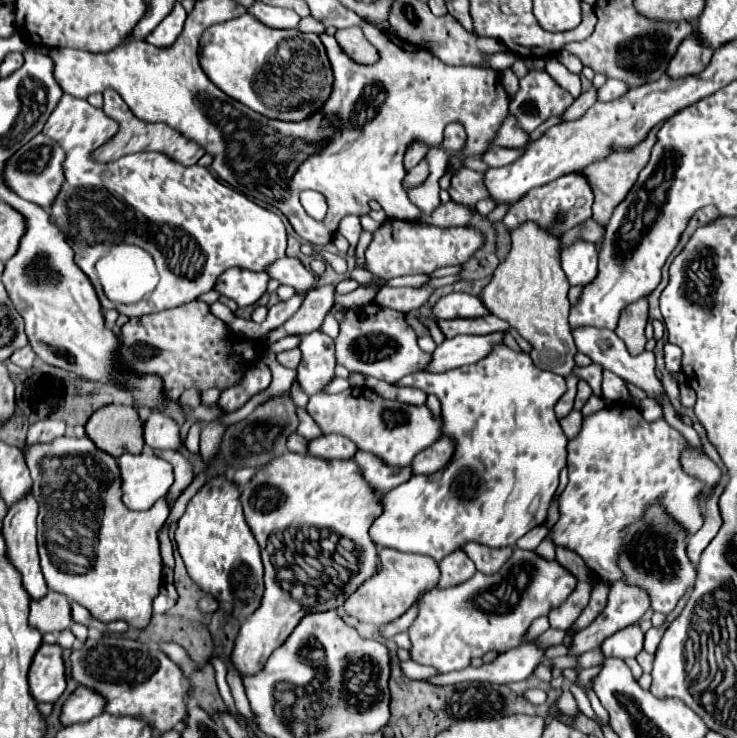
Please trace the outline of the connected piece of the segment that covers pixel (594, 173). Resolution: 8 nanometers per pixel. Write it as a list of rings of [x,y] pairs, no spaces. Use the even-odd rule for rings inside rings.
[[[664,120],[655,126],[653,132],[649,132],[649,136],[647,136],[641,144],[637,144],[637,148],[633,148],[633,150],[629,150],[629,152],[613,152],[613,154],[605,156],[603,160],[597,160],[597,162],[585,166],[583,170],[577,170],[577,172],[581,172],[581,174],[589,180],[589,186],[591,186],[591,190],[593,190],[595,202],[593,202],[593,216],[591,216],[591,218],[593,218],[599,226],[606,227],[607,224],[609,224],[611,210],[627,196],[629,188],[635,184],[639,172],[641,172],[641,170],[645,168],[645,164],[649,162],[651,148],[653,148],[653,144],[657,142],[657,132],[659,132],[666,121],[667,120]]]

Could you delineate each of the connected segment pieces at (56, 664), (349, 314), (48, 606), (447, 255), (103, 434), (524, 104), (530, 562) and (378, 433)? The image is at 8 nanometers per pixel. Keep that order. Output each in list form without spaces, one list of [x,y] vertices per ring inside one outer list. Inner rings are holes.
[[[41,644],[31,670],[29,688],[39,702],[57,702],[67,688],[63,648],[59,644]]]
[[[375,302],[347,308],[345,318],[339,324],[339,336],[333,342],[337,364],[345,366],[349,372],[375,376],[389,384],[395,384],[401,380],[401,376],[419,372],[425,368],[425,360],[429,360],[429,354],[417,346],[417,336],[415,330],[407,324],[407,316],[399,310],[391,310]]]
[[[49,592],[39,600],[31,602],[29,624],[39,632],[59,634],[71,624],[71,604],[65,594]]]
[[[387,220],[383,228],[373,232],[373,240],[365,250],[369,272],[385,280],[403,274],[427,274],[441,266],[457,266],[467,262],[477,248],[481,248],[483,236],[473,228],[433,228],[405,220]]]
[[[109,404],[93,412],[85,430],[97,448],[119,458],[123,452],[141,454],[143,424],[137,408]]]
[[[533,70],[519,80],[519,92],[509,102],[509,112],[525,132],[533,132],[549,116],[561,116],[575,100],[543,70]]]
[[[515,550],[515,554],[503,564],[503,568],[493,574],[493,576],[485,576],[481,572],[477,572],[471,580],[459,584],[459,586],[451,586],[451,588],[441,588],[441,590],[433,590],[429,594],[425,594],[419,602],[419,612],[417,618],[413,620],[413,624],[409,626],[409,640],[411,640],[411,660],[415,660],[417,664],[423,666],[431,666],[437,672],[445,674],[451,670],[463,670],[471,664],[473,658],[481,658],[487,652],[507,652],[511,648],[519,648],[527,642],[535,644],[537,648],[541,648],[543,652],[551,646],[557,646],[563,642],[565,632],[563,630],[547,630],[541,636],[537,636],[535,640],[525,640],[527,630],[531,626],[531,622],[539,616],[549,614],[553,608],[557,608],[575,588],[577,580],[571,572],[567,572],[557,560],[547,562],[543,558],[539,558],[535,552],[529,550]]]
[[[353,386],[341,394],[313,394],[305,408],[319,424],[323,434],[341,434],[357,444],[359,450],[381,456],[387,464],[411,464],[411,460],[443,434],[443,416],[435,416],[425,404],[413,406],[385,400],[365,386]]]

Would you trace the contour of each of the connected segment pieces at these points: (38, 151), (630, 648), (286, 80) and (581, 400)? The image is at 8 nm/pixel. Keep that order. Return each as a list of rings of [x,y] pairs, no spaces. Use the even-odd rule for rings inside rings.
[[[39,134],[35,136],[33,140],[29,140],[27,144],[23,144],[3,166],[3,182],[23,200],[27,202],[33,202],[45,210],[51,208],[57,192],[61,190],[61,184],[63,184],[63,162],[65,158],[65,152],[61,150],[61,146],[45,136],[45,134]]]
[[[637,624],[623,628],[605,640],[601,650],[605,656],[633,658],[643,650],[643,632]]]
[[[243,14],[241,18],[209,26],[201,36],[199,64],[207,78],[227,96],[237,98],[241,104],[263,116],[289,122],[305,120],[311,112],[315,112],[315,108],[321,108],[321,102],[329,98],[333,82],[329,60],[319,36],[305,36],[299,30],[275,30],[261,24],[251,14]]]
[[[579,380],[579,384],[577,384],[577,398],[575,398],[575,408],[577,410],[581,410],[581,406],[587,402],[587,398],[591,396],[591,388],[589,388],[589,384],[585,382],[585,380]]]

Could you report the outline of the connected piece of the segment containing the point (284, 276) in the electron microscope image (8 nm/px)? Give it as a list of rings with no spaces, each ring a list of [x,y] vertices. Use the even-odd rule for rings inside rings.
[[[281,258],[269,268],[269,276],[277,278],[281,284],[289,284],[297,290],[297,294],[307,294],[309,288],[315,284],[311,270],[303,268],[297,258]]]

